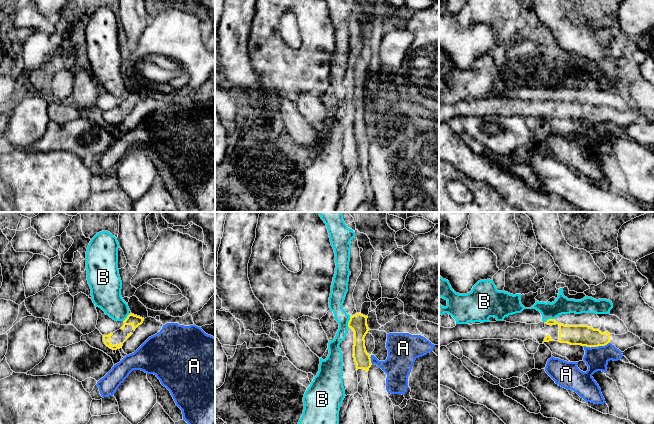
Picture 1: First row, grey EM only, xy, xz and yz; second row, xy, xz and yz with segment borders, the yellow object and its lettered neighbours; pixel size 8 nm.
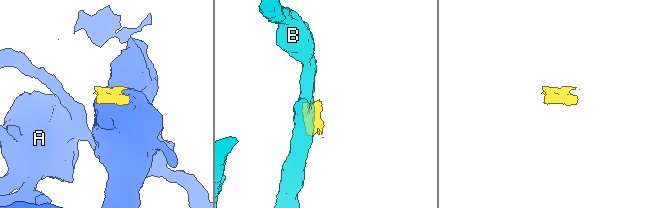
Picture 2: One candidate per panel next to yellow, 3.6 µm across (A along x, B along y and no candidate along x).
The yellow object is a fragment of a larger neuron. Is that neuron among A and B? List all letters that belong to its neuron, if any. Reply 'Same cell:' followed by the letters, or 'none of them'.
Same cell: none of them

